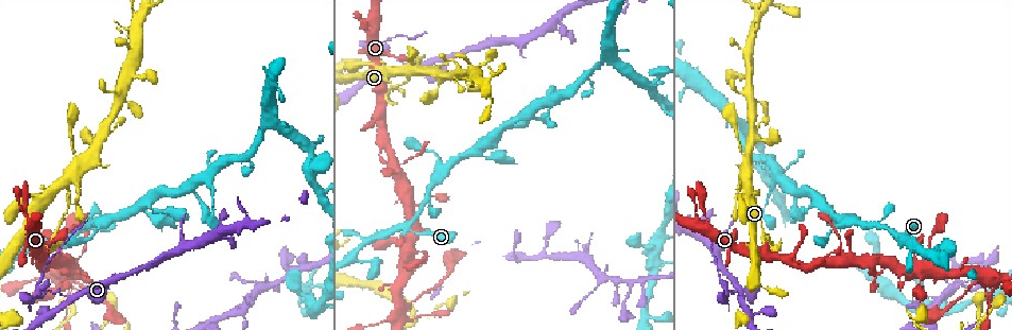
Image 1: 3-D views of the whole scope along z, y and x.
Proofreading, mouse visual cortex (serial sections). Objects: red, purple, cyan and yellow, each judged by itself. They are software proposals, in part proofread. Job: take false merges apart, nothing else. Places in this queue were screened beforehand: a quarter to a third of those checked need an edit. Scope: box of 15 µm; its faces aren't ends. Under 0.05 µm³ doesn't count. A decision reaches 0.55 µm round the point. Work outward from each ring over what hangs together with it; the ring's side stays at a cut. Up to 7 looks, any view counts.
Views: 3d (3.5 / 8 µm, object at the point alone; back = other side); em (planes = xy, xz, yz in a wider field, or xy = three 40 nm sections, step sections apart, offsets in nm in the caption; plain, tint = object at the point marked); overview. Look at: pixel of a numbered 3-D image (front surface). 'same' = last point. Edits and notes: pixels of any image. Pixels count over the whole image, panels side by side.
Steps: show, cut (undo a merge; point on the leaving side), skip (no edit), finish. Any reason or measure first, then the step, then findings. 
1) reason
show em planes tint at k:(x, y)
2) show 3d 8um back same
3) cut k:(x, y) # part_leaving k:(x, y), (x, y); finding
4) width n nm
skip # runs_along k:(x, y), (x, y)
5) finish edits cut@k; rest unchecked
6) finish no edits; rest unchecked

calibre changes
show 3d 3.5um at 1:(740, 297)

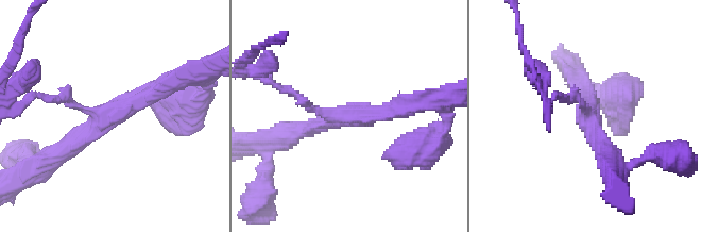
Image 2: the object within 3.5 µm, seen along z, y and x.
arms 3; arm_widths 150, 250, 250 nm
show em planes tint at 2:(101, 113)

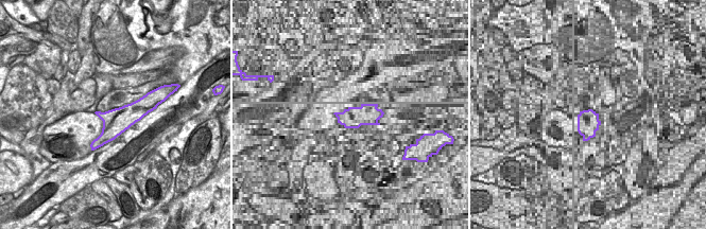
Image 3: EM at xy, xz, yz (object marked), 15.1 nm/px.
cut 2:(284, 88) # part_leaving 2:(311, 109), (292, 93), (259, 76); two cells meet here

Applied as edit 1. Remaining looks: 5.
see it whole again
show overview

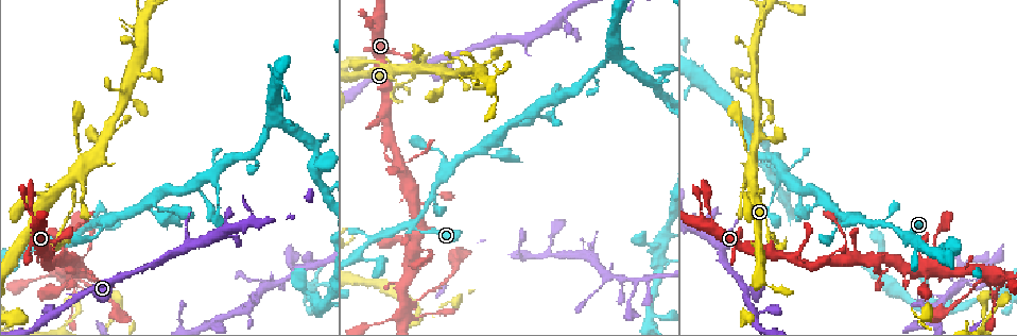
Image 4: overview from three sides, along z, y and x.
four-way junction
show 3d 3.5um at 4:(405, 68)

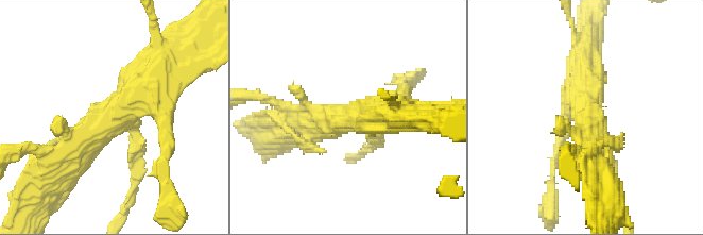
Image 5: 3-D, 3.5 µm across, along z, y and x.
arms 4; arm_widths 150, 200, 450, 500 nm
show em xy step 3 tint at 5:(117, 111)

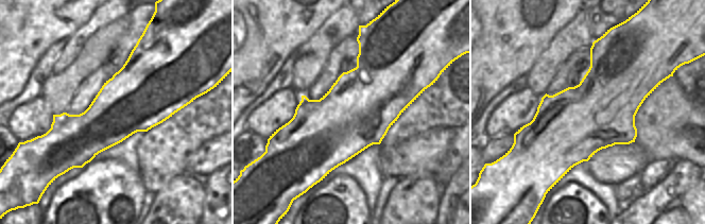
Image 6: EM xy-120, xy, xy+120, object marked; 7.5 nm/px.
width 550 nm
cut 5:(135, 168) # part_leaving 5:(134, 135), (137, 181), (121, 217); a second cell is stuck on

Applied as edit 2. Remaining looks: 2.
finish edits cut@2, cut@5; rest unchecked

